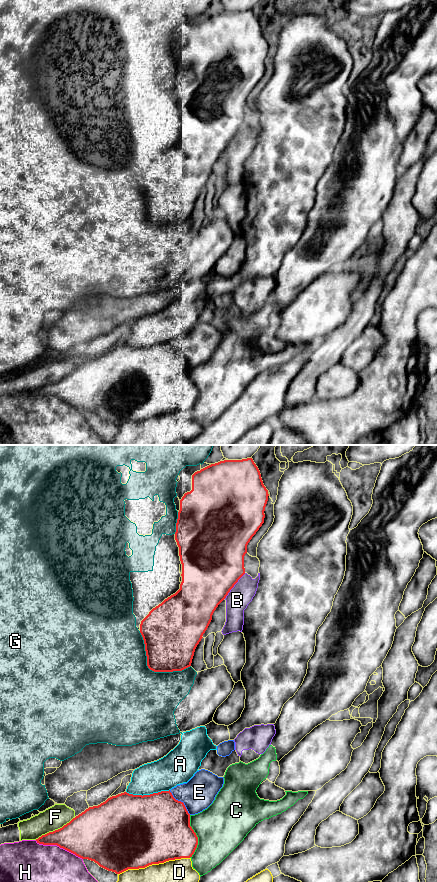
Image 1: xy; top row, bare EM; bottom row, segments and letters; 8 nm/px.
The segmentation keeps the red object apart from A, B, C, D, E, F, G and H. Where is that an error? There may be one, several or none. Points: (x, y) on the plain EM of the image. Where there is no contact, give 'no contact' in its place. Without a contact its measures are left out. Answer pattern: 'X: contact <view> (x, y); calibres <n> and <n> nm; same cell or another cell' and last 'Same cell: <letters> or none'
A: contact xy (147, 347); calibres 500 and 260 nm; same cell
B: contact xy (233, 138); calibres 500 and 190 nm; another cell
C: contact xy (196, 388); calibres 420 and 400 nm; another cell
D: contact xy (153, 415); calibres 500 and 400 nm; another cell
E: contact xy (180, 353); calibres 480 and 260 nm; another cell
F: contact xy (55, 382); calibres 340 and 190 nm; another cell
G: contact xy (151, 221); calibres 400 and 480 nm; another cell
H: contact xy (59, 398); calibres 360 and 480 nm; another cell
Same cell: A

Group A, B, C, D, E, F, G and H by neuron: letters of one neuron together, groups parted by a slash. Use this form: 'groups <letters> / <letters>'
groups A / B / C / D / E F / G / H

